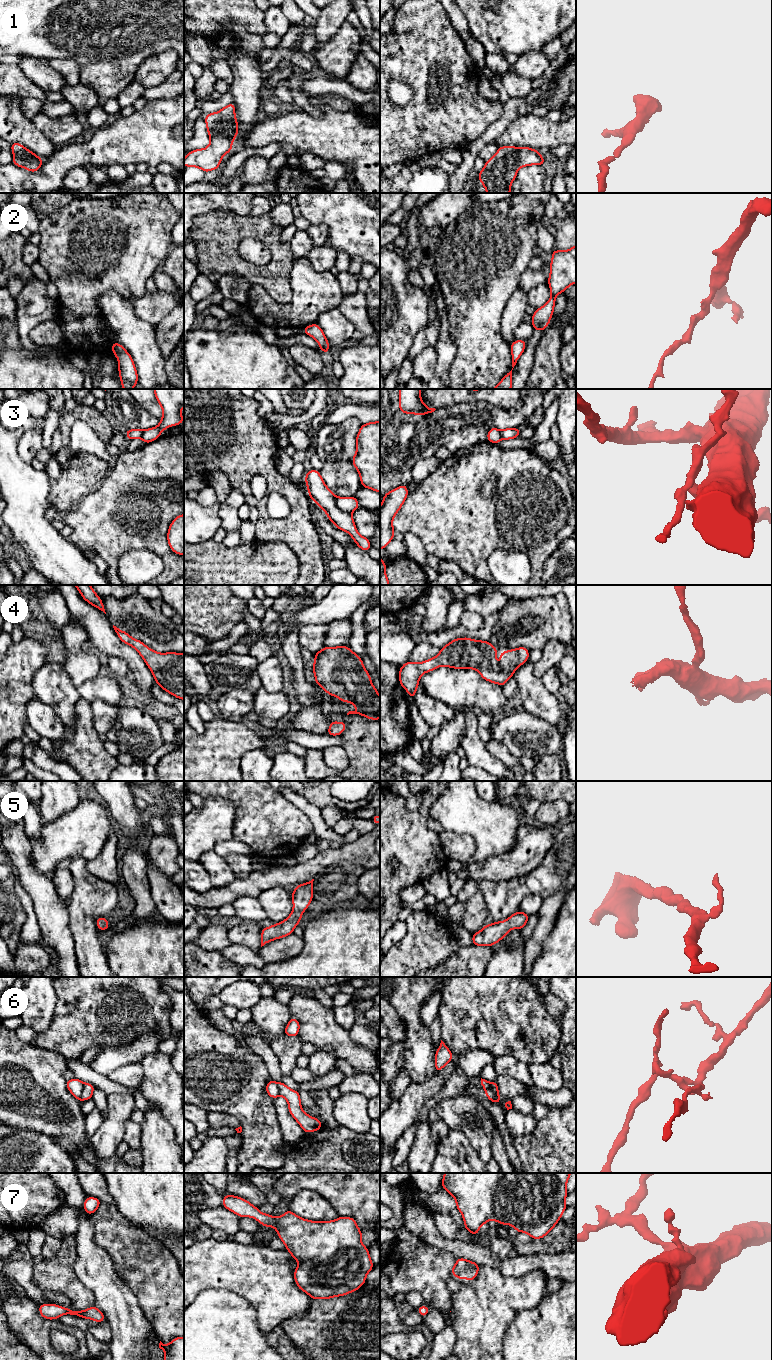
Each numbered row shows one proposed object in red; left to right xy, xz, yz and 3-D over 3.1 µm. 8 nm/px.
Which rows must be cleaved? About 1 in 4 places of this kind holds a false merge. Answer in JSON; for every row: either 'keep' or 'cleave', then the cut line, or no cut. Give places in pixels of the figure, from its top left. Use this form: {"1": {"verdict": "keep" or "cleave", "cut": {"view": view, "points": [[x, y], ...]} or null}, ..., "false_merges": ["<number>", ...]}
{"1": {"verdict": "keep", "cut": null}, "2": {"verdict": "keep", "cut": null}, "3": {"verdict": "cleave", "cut": {"view": "xz", "points": [[335, 497], [337, 506], [342, 511], [347, 511], [350, 514]]}}, "4": {"verdict": "keep", "cut": null}, "5": {"verdict": "keep", "cut": null}, "6": {"verdict": "cleave", "cut": {"view": "xy", "points": [[84, 1083], [82, 1099]]}}, "7": {"verdict": "keep", "cut": null}, "false_merges": ["3", "6"]}

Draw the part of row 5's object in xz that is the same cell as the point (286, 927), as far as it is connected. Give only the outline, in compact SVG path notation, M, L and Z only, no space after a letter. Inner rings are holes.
M314 879L307 883L296 885L296 888L292 891L293 911L284 921L262 928L261 947L275 939L293 934L294 928L302 919L302 913L307 910L313 900L313 881Z

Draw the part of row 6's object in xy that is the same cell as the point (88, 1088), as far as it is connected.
M84 1083L83 1092L82 1092L82 1099L83 1100L91 1100L93 1096L93 1090L95 1086L91 1083Z

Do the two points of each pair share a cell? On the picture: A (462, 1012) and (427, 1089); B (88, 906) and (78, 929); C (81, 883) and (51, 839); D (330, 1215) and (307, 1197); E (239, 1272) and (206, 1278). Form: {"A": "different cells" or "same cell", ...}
{"A": "different cells", "B": "same cell", "C": "different cells", "D": "same cell", "E": "same cell"}

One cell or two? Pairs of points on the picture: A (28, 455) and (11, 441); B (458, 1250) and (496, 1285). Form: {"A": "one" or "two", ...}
{"A": "two", "B": "two"}

